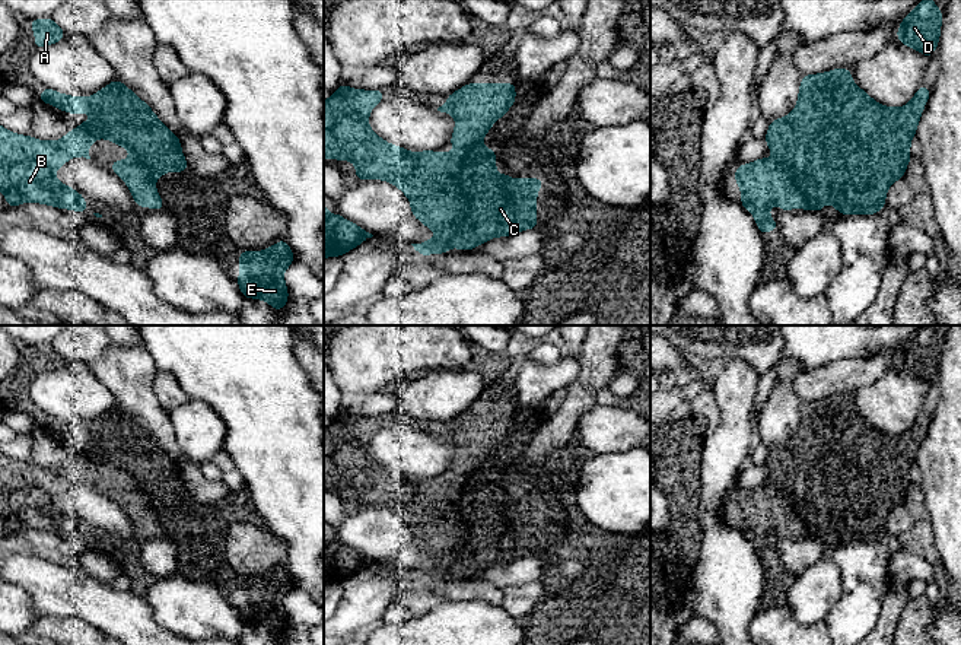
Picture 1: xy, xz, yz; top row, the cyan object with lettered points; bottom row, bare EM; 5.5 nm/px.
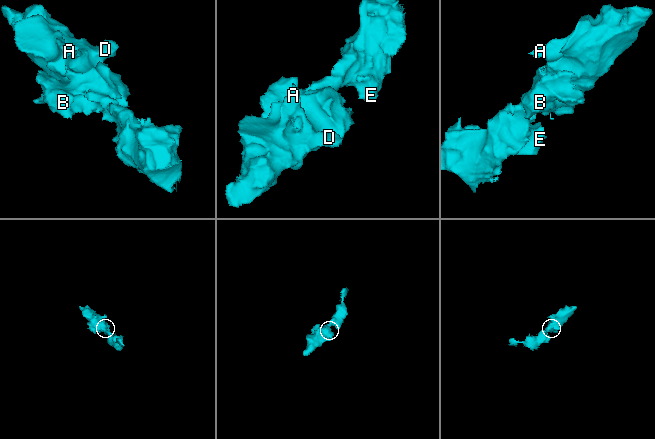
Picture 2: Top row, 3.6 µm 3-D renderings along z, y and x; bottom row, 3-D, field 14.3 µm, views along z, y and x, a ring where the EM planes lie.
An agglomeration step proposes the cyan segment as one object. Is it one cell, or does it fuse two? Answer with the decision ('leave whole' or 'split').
leave whole

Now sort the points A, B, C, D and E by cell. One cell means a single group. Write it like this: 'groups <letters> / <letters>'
groups A B C D E

